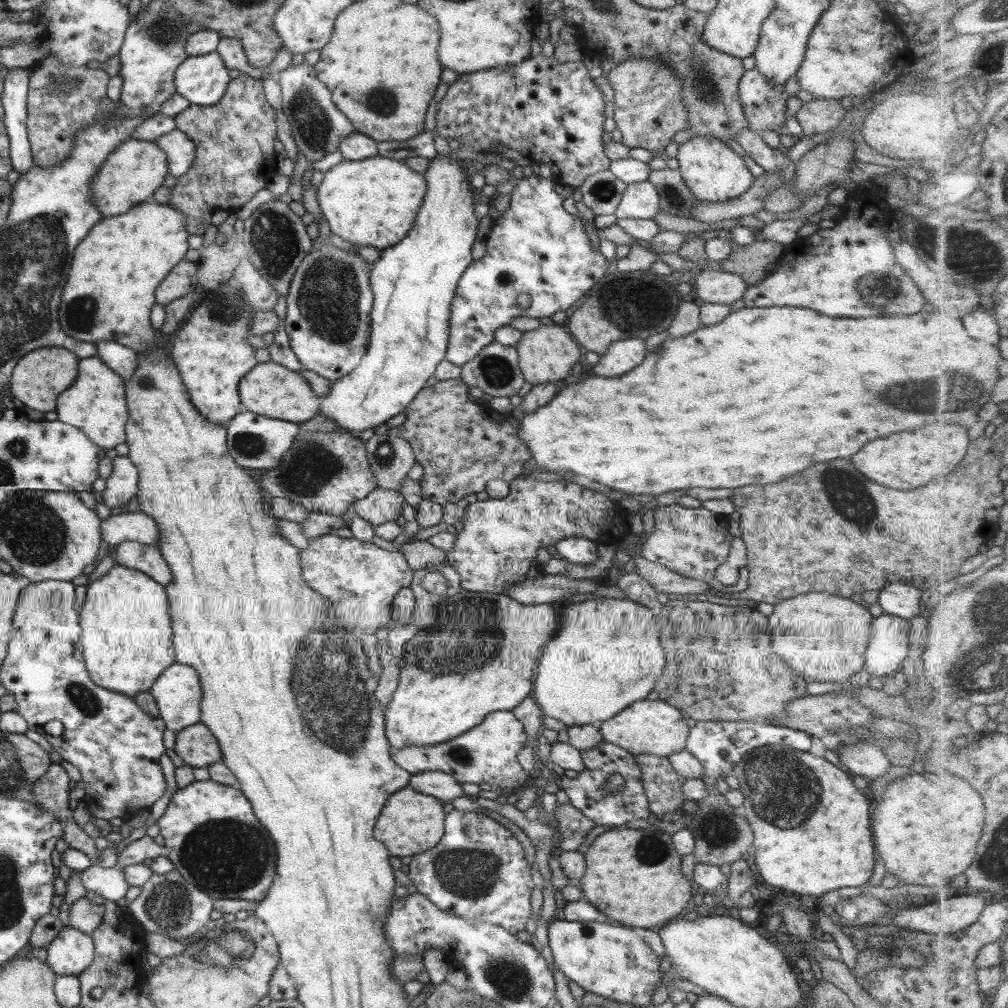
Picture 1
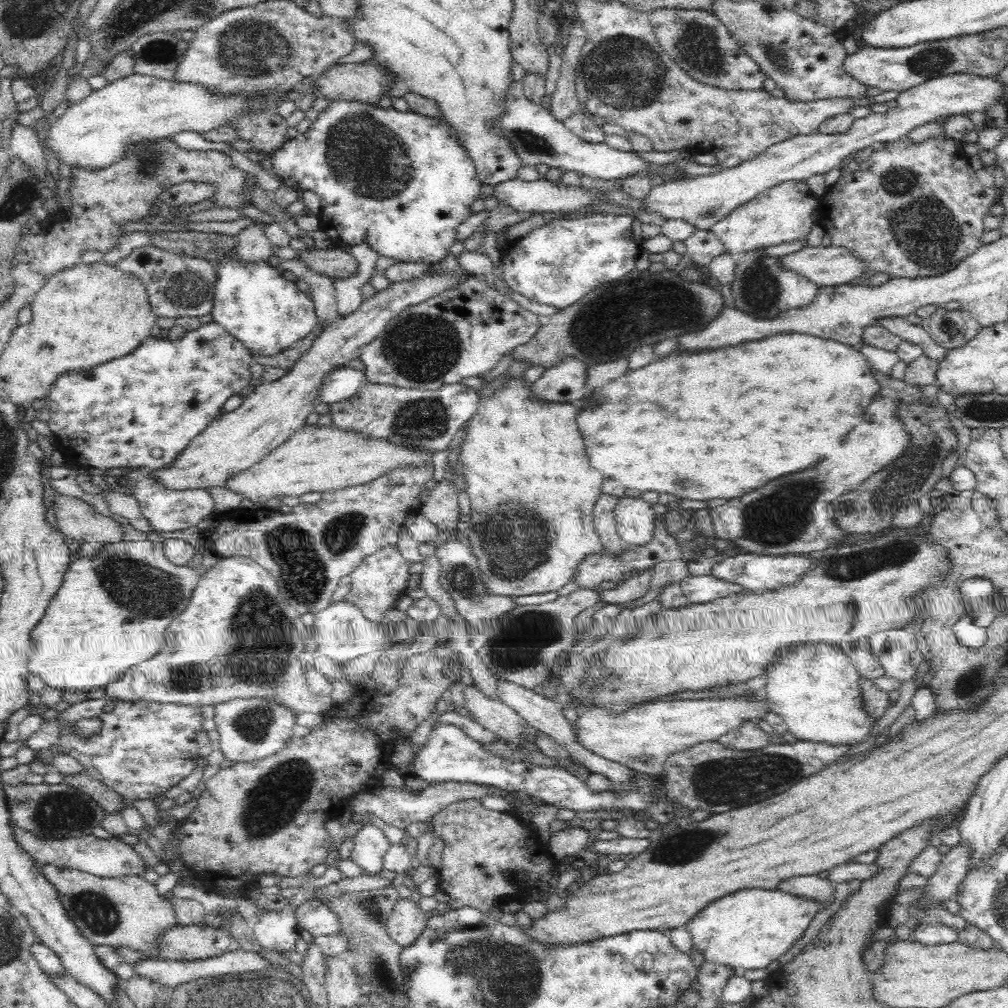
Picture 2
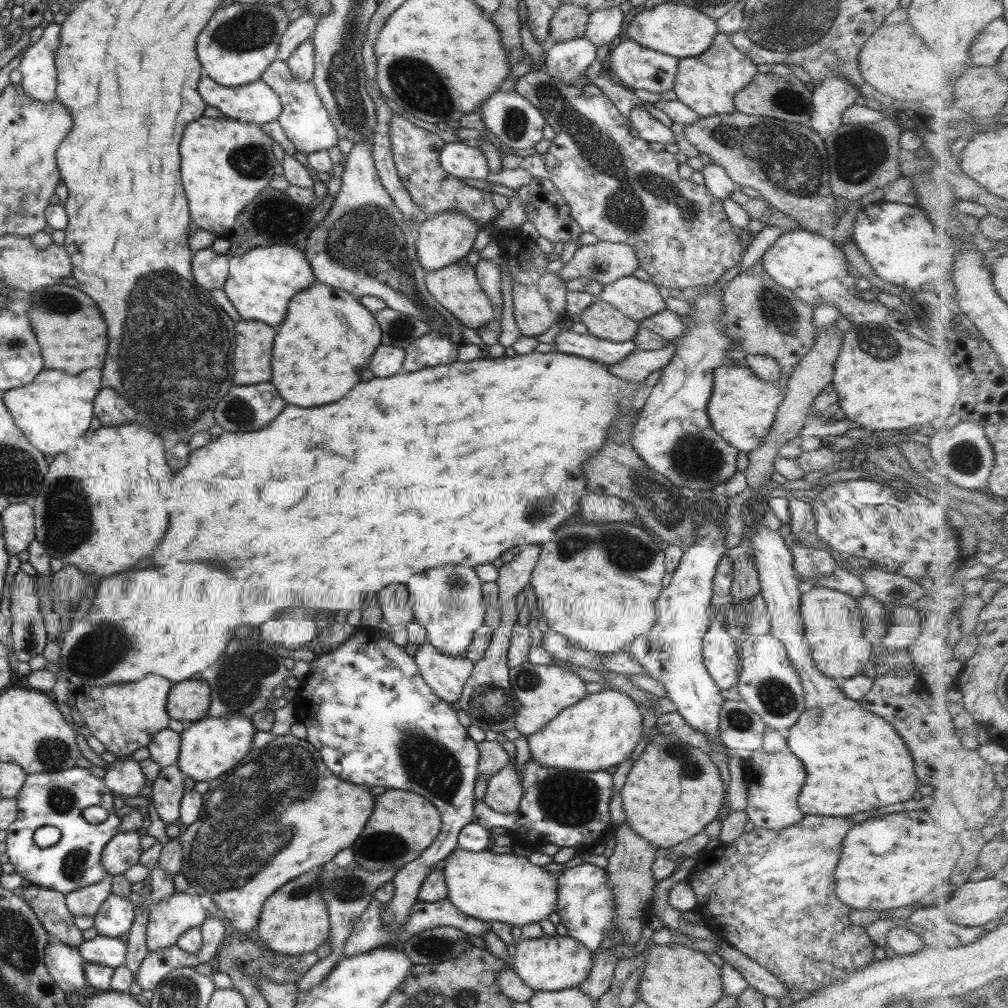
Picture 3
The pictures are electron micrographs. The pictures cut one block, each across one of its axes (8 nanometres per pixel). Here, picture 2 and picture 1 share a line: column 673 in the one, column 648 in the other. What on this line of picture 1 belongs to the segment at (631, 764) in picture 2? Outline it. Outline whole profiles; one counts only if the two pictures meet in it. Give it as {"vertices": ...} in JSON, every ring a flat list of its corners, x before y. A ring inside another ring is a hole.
{"vertices":[[646,698,629,704,627,708,599,724,598,738,625,750,633,757,649,754,668,758,669,754,680,752,685,746,690,722,685,721,681,715,670,704]]}

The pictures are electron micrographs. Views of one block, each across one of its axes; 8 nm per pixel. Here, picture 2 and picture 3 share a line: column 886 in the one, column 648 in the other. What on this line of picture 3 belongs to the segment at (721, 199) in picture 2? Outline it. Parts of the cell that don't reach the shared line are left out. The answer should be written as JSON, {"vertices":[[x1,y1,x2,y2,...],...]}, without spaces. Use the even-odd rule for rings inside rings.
{"vertices":[[643,107,633,108,628,119,632,128,637,132,637,137,641,138,641,140,645,140,647,143,656,142,663,145,676,144,678,138,673,137,671,129,649,115,649,112,645,111]]}

